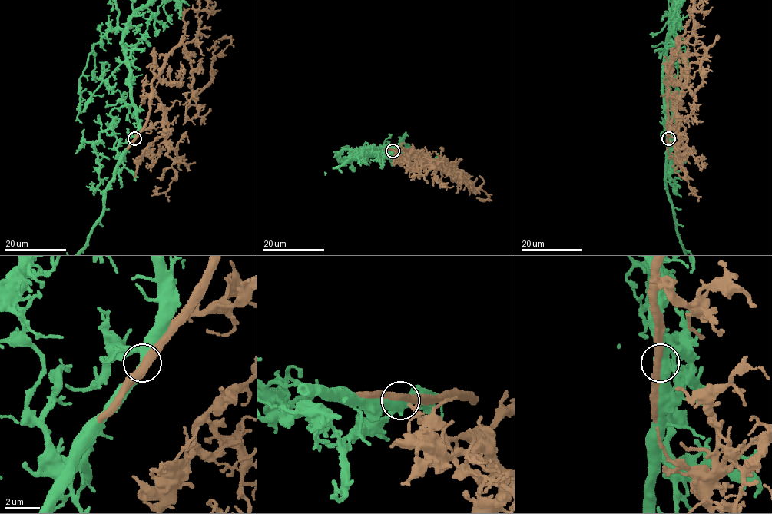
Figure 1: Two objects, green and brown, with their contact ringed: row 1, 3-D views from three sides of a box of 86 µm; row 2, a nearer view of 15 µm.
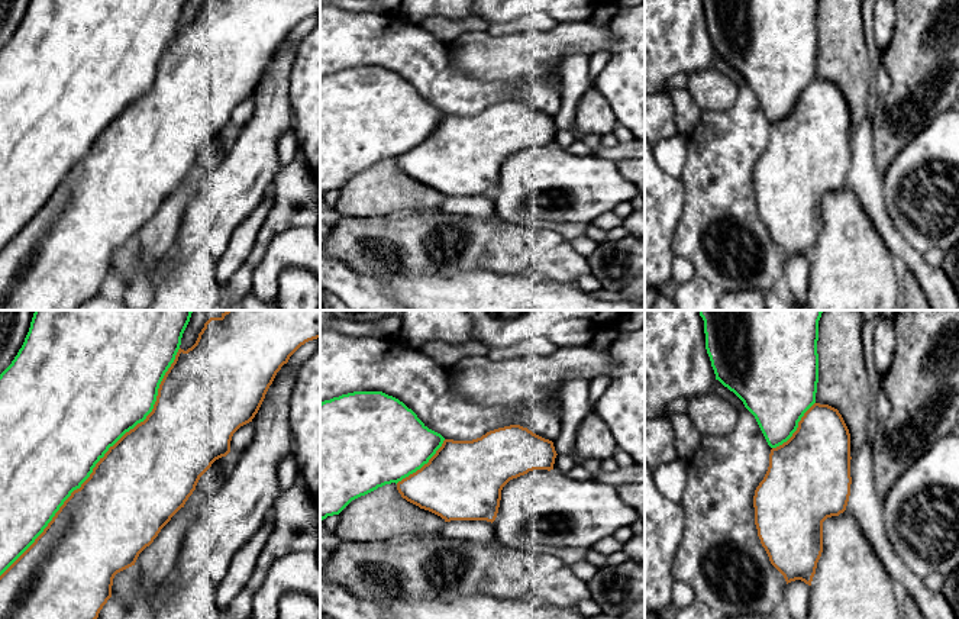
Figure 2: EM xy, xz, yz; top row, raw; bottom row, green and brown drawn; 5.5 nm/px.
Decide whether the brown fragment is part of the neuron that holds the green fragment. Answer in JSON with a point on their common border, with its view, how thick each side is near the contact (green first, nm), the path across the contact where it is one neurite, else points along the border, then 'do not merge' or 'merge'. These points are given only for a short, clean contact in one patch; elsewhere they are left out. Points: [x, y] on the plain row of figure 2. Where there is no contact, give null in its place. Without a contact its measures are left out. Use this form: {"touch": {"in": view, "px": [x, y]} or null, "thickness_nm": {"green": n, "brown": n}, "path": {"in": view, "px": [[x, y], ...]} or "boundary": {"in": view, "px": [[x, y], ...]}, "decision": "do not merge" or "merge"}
{"touch": {"in": "xy", "px": [99, 135]}, "thickness_nm": {"green": 500, "brown": 500}, "decision": "merge"}

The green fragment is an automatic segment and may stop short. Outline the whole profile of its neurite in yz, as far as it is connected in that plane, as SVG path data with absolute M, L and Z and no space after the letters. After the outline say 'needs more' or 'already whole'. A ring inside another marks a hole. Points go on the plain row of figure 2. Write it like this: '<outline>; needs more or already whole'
M704 0L705 25L711 36L711 42L724 62L733 67L745 80L745 83L755 91L768 120L772 123L769 129L769 142L755 165L753 183L755 183L755 200L762 222L765 223L771 239L784 251L787 259L795 255L801 255L811 261L816 249L817 238L823 228L823 197L827 193L839 191L846 186L850 171L850 109L837 84L829 80L820 80L816 77L817 58L818 58L818 0Z; needs more

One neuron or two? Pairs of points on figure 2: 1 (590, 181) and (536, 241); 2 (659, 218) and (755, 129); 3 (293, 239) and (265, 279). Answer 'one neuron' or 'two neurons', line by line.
1: two neurons
2: two neurons
3: one neuron

